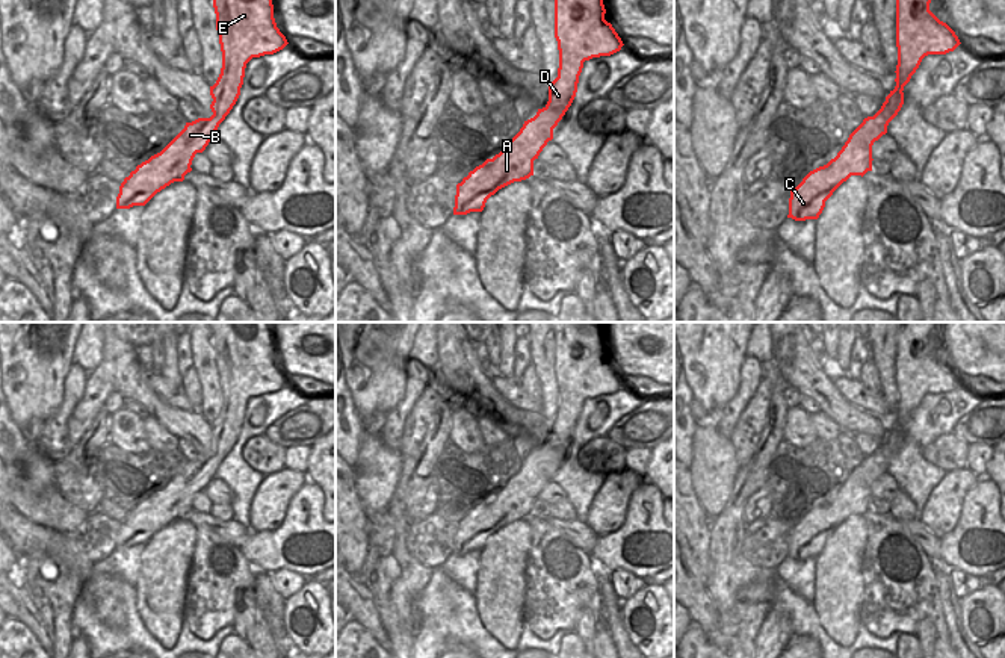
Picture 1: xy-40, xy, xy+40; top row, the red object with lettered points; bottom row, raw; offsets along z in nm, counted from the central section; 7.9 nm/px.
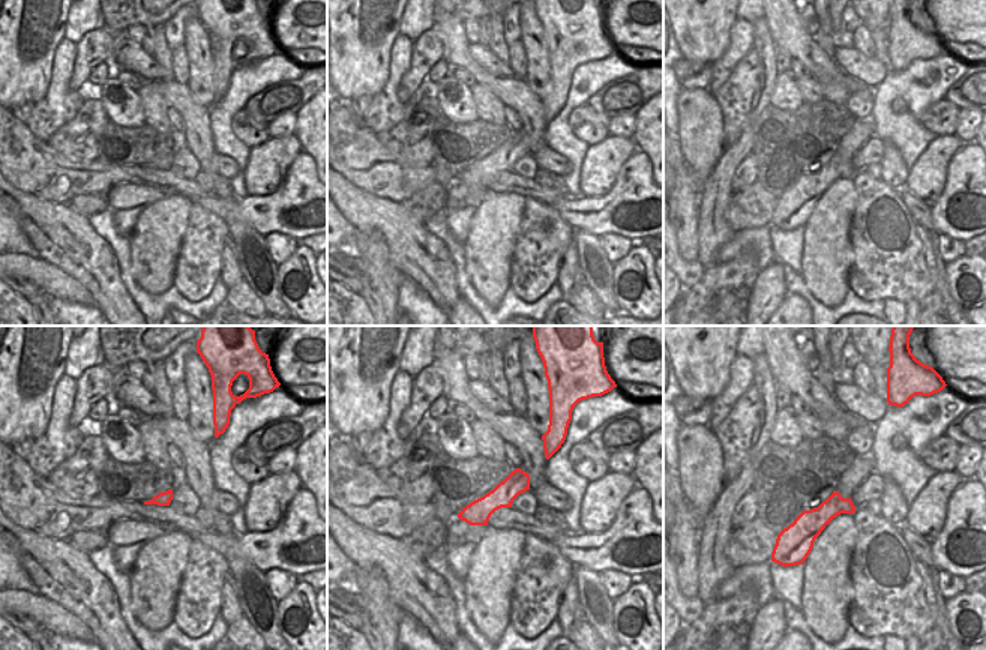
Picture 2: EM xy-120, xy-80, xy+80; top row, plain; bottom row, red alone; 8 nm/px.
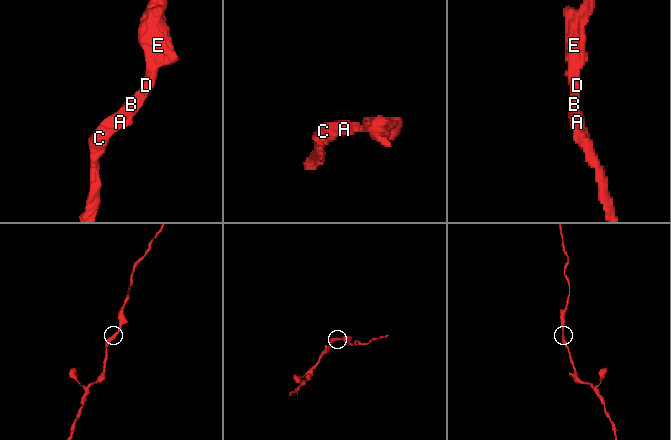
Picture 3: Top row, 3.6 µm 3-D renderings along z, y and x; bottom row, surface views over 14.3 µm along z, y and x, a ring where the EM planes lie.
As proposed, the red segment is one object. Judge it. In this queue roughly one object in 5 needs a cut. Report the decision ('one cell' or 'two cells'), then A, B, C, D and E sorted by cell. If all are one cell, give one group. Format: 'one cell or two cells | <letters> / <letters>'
one cell | A B C D E

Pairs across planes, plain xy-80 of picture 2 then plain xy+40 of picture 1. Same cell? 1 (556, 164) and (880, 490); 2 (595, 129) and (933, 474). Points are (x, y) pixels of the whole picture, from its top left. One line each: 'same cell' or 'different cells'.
1: same cell
2: different cells

